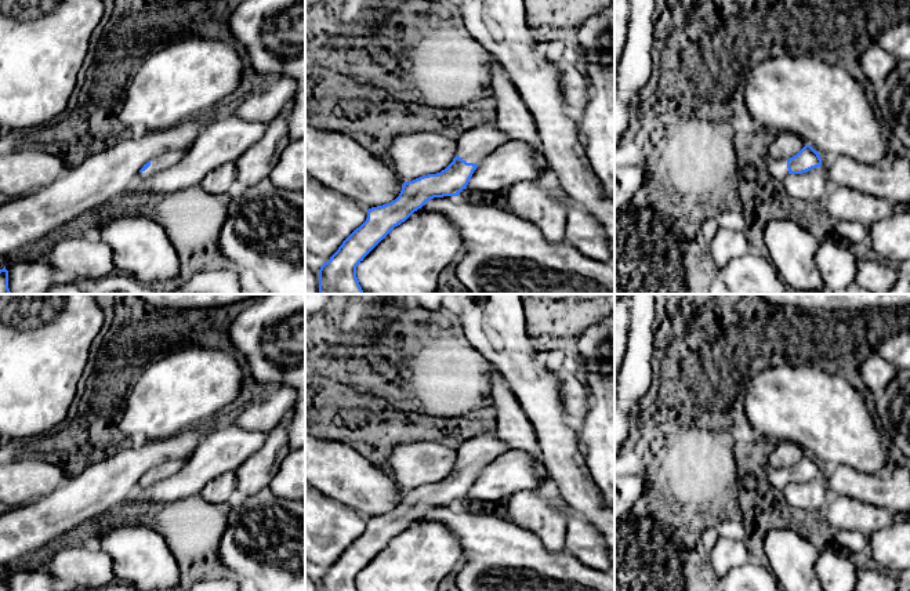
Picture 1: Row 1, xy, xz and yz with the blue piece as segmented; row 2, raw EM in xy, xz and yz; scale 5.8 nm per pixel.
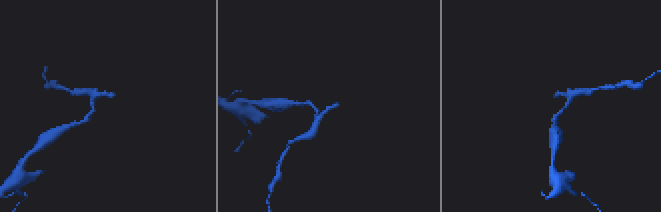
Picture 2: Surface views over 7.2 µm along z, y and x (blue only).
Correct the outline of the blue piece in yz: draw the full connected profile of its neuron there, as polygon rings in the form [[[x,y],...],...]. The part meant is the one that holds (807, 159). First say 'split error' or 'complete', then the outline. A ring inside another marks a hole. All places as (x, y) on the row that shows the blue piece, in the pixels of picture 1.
split error; [[[805,145],[795,156],[787,160],[775,160],[769,155],[765,157],[769,173],[777,181],[783,181],[788,174],[802,174],[822,166],[819,152],[811,145]]]

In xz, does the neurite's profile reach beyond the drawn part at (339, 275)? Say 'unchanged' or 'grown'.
grown

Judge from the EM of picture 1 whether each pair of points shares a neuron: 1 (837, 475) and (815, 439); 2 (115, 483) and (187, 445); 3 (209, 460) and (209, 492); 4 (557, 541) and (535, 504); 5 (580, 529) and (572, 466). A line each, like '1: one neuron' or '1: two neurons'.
1: two neurons
2: one neuron
3: two neurons
4: one neuron
5: two neurons

